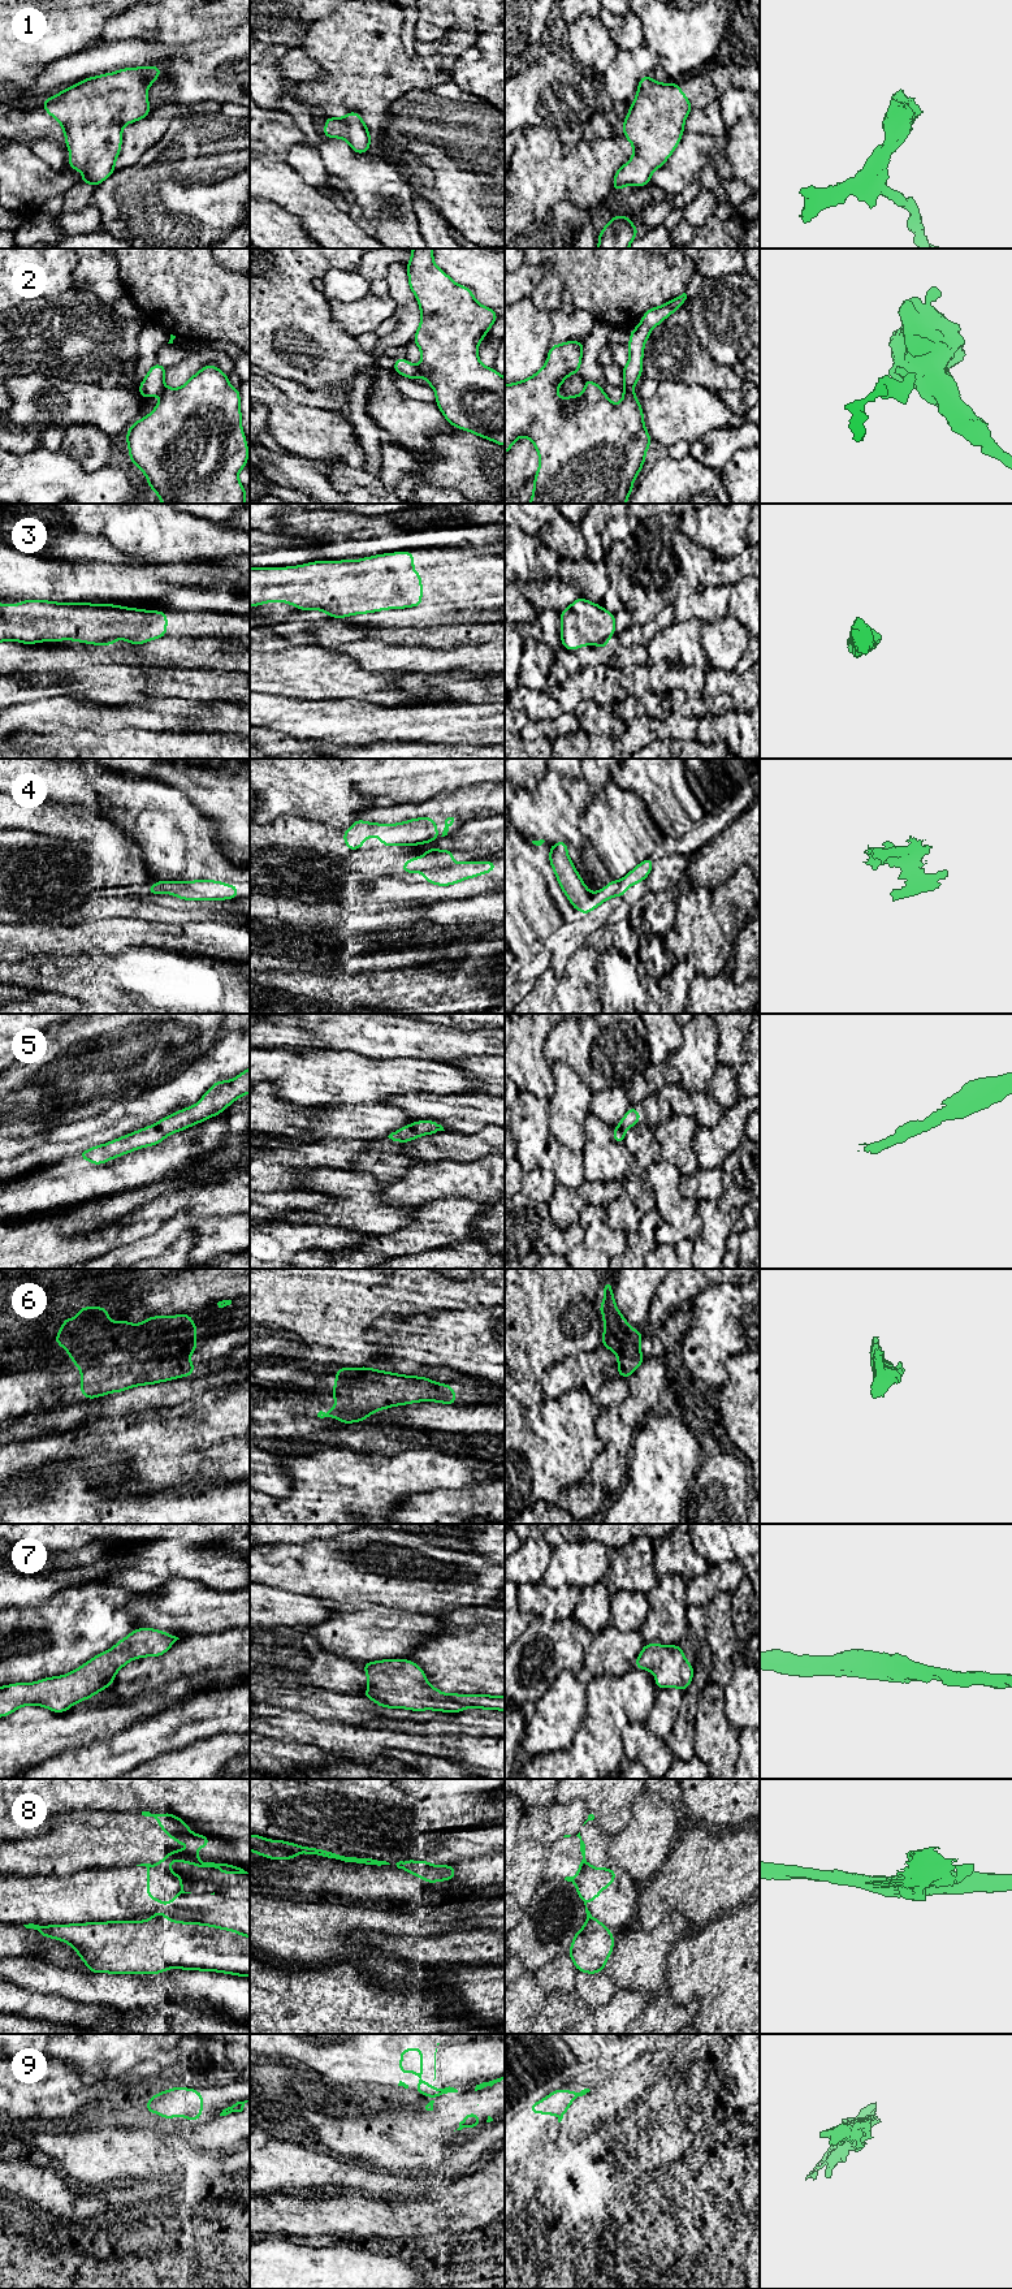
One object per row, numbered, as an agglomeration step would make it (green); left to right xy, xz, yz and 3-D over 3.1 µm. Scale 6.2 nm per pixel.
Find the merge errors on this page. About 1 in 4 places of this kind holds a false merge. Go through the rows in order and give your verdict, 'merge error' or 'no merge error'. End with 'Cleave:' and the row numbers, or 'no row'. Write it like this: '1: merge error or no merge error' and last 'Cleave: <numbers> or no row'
1: no merge error
2: merge error
3: no merge error
4: merge error
5: no merge error
6: no merge error
7: no merge error
8: merge error
9: no merge error
Cleave: 2, 4, 8

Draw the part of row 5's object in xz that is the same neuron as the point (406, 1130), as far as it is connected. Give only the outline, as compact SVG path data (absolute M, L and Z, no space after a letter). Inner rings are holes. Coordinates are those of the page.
M418 1120L392 1132L388 1137L393 1141L408 1143L419 1136L432 1135L438 1131L445 1131L441 1124L433 1120Z

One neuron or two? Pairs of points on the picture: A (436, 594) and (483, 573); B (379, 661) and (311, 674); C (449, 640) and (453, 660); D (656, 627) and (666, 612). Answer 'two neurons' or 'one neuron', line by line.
A: one neuron
B: two neurons
C: two neurons
D: one neuron

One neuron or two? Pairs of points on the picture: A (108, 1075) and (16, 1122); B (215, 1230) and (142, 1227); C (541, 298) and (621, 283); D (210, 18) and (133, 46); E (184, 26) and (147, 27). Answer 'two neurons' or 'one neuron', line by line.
A: one neuron
B: two neurons
C: one neuron
D: two neurons
E: one neuron

